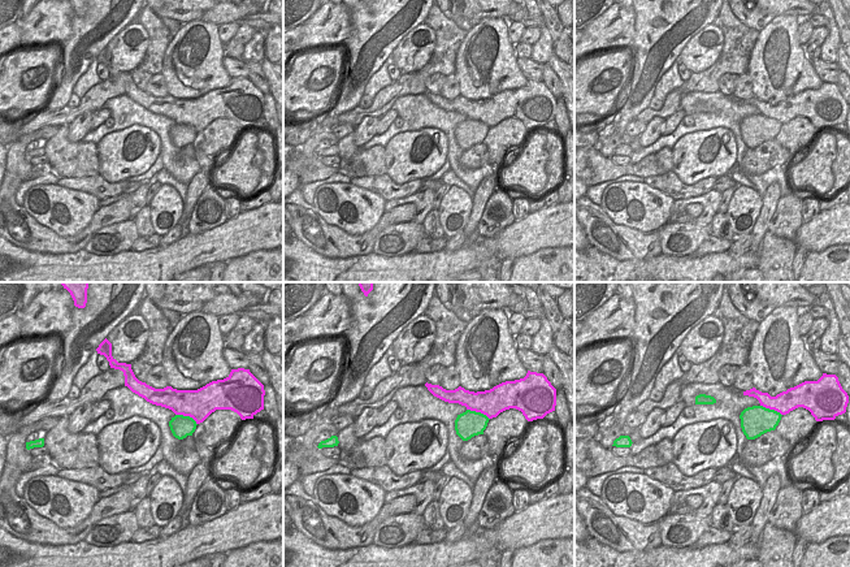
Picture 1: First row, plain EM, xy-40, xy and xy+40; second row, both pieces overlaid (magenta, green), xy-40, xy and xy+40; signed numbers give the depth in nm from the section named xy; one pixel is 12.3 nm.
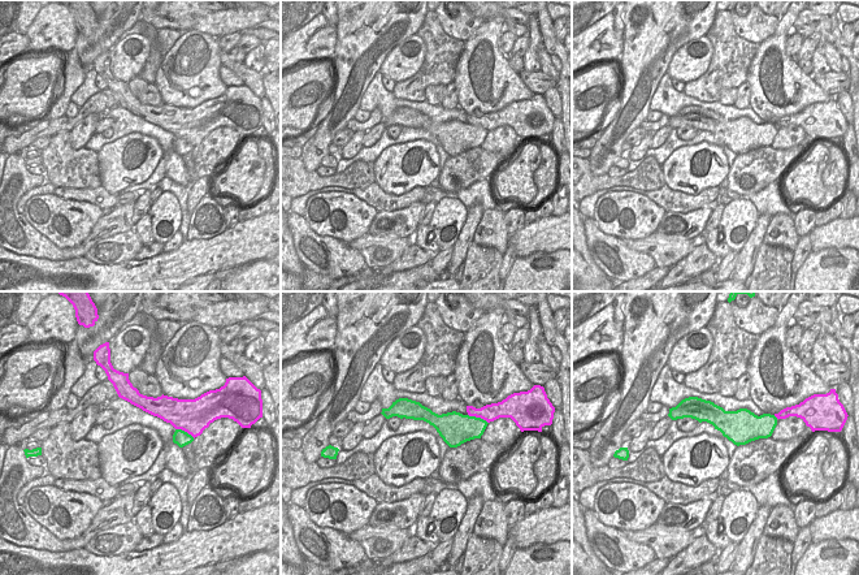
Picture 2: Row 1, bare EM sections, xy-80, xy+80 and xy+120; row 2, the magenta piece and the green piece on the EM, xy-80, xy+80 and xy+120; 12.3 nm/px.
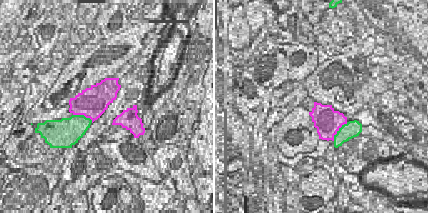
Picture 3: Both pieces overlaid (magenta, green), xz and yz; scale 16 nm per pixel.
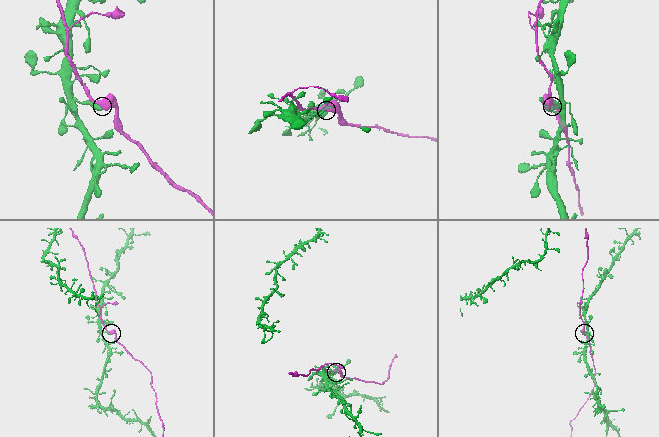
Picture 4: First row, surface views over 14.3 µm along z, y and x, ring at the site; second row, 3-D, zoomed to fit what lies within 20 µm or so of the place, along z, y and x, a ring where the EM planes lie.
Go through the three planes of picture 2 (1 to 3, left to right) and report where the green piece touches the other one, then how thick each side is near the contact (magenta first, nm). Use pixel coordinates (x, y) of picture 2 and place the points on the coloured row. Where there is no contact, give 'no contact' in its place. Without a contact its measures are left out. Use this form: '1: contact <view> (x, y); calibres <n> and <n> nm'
1: contact xy-80 (185, 431); calibres 420 and 190 nm
2: contact xy+80 (478, 416); calibres 220 and 340 nm
3: contact xy+120 (776, 416); calibres 130 and 280 nm

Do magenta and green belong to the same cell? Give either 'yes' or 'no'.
no

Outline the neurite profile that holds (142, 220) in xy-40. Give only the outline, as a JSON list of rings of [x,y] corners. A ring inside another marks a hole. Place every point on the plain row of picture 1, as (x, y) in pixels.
[[[146,205],[138,212],[134,218],[139,237],[149,237],[155,234],[152,222],[151,222],[151,209],[149,205]]]

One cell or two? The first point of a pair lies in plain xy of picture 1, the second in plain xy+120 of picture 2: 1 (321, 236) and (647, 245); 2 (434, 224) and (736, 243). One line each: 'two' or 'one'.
1: two
2: two

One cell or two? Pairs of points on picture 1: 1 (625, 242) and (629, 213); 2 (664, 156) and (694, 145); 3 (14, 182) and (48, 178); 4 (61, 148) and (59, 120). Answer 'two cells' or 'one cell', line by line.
1: two cells
2: two cells
3: two cells
4: two cells

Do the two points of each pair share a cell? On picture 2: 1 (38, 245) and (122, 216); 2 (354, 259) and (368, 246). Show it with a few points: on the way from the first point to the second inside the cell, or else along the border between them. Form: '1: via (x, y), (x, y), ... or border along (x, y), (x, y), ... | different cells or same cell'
1: via (59, 253), (78, 251), (102, 229) | same cell
2: border along (347, 243), (361, 255), (365, 266) | different cells

